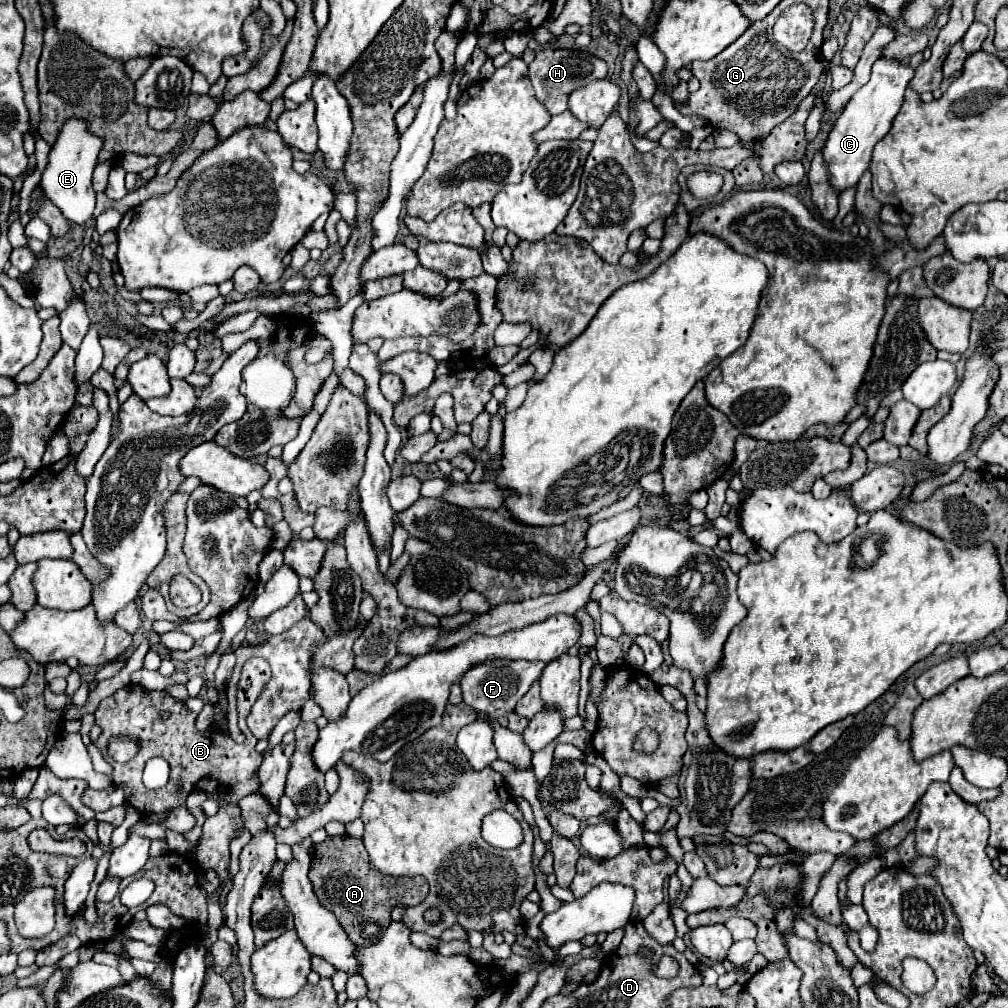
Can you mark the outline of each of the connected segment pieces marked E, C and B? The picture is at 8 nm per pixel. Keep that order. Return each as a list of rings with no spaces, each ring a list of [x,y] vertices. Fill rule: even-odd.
[[[68,118],[66,126],[62,126],[54,146],[50,148],[48,164],[42,172],[40,188],[44,190],[44,196],[52,204],[56,204],[70,222],[82,224],[92,218],[94,204],[96,204],[94,190],[92,190],[92,170],[98,164],[100,150],[102,150],[102,138],[98,138],[96,134],[90,134],[82,118]]]
[[[880,58],[872,66],[870,80],[850,98],[844,112],[838,116],[838,120],[832,126],[832,132],[828,134],[824,142],[824,160],[830,168],[830,184],[842,192],[850,186],[856,186],[860,176],[868,170],[872,150],[876,142],[880,142],[896,118],[898,110],[904,102],[904,90],[908,82],[914,76],[914,68],[904,66],[900,60],[894,58]]]
[[[128,684],[126,688],[122,688],[122,690],[114,692],[112,696],[104,698],[94,716],[96,716],[96,724],[102,728],[102,734],[94,744],[100,748],[102,754],[106,754],[106,744],[116,734],[128,734],[128,736],[136,736],[136,738],[142,740],[142,750],[134,760],[130,760],[126,764],[118,764],[112,758],[106,758],[114,766],[114,786],[122,788],[124,794],[126,794],[126,802],[142,814],[158,814],[158,812],[174,810],[174,808],[182,806],[186,802],[186,796],[194,790],[202,790],[202,792],[208,792],[208,794],[218,794],[222,800],[226,800],[230,804],[238,804],[238,798],[244,798],[246,794],[256,792],[258,786],[260,786],[258,768],[260,768],[260,762],[262,762],[262,754],[256,752],[256,742],[258,740],[250,732],[250,728],[246,724],[246,718],[240,718],[240,728],[242,728],[242,734],[246,736],[246,740],[242,744],[238,744],[230,738],[230,734],[220,732],[216,726],[210,726],[206,730],[198,730],[196,724],[194,724],[196,722],[196,712],[186,710],[178,700],[170,698],[164,692],[146,690],[138,684]],[[162,710],[166,710],[166,714],[170,714],[170,718],[166,718],[166,722],[162,722]],[[152,756],[160,756],[160,758],[168,760],[170,766],[172,766],[170,782],[162,790],[146,790],[144,784],[142,784],[142,768],[144,768],[146,760],[152,758]]]

